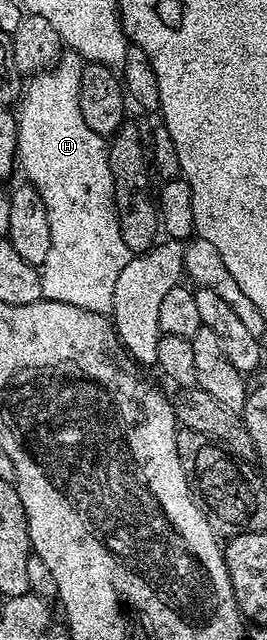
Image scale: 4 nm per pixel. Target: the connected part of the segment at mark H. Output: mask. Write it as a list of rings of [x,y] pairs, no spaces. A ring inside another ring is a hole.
[[[66,53],[59,58],[58,62],[49,71],[40,71],[25,84],[20,96],[22,108],[17,108],[16,118],[18,121],[18,154],[16,156],[17,166],[23,171],[25,182],[30,183],[44,197],[44,205],[48,209],[48,225],[52,228],[52,246],[48,248],[48,261],[44,261],[40,268],[42,277],[42,298],[60,301],[61,303],[71,303],[77,307],[83,307],[89,311],[95,311],[101,315],[109,316],[113,309],[113,293],[115,292],[116,277],[128,264],[132,253],[128,245],[124,245],[124,237],[120,237],[120,225],[118,224],[118,212],[114,209],[114,186],[112,185],[112,169],[108,165],[108,153],[106,152],[108,143],[105,138],[92,129],[84,121],[80,113],[80,81],[82,80],[83,60],[74,53]]]

